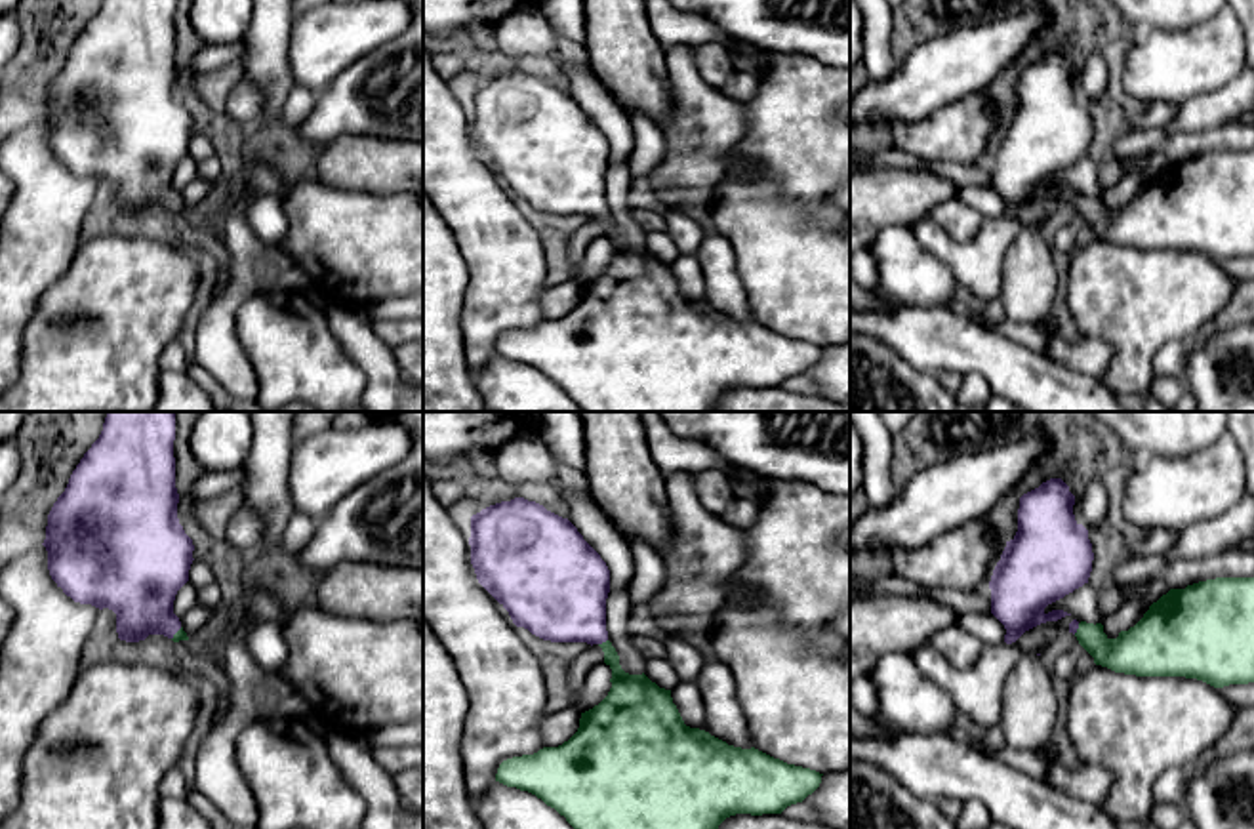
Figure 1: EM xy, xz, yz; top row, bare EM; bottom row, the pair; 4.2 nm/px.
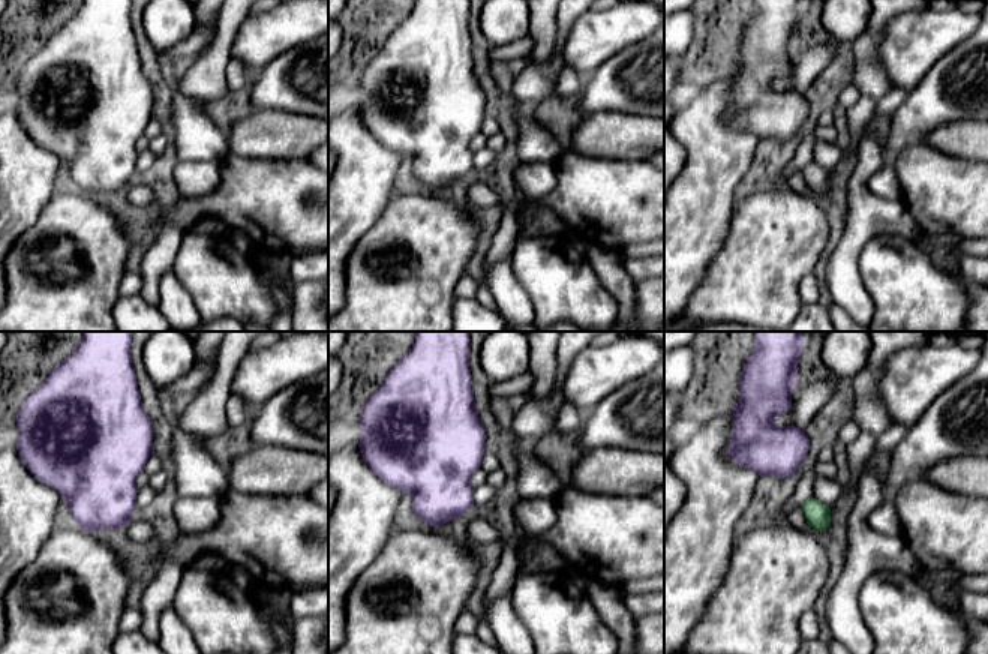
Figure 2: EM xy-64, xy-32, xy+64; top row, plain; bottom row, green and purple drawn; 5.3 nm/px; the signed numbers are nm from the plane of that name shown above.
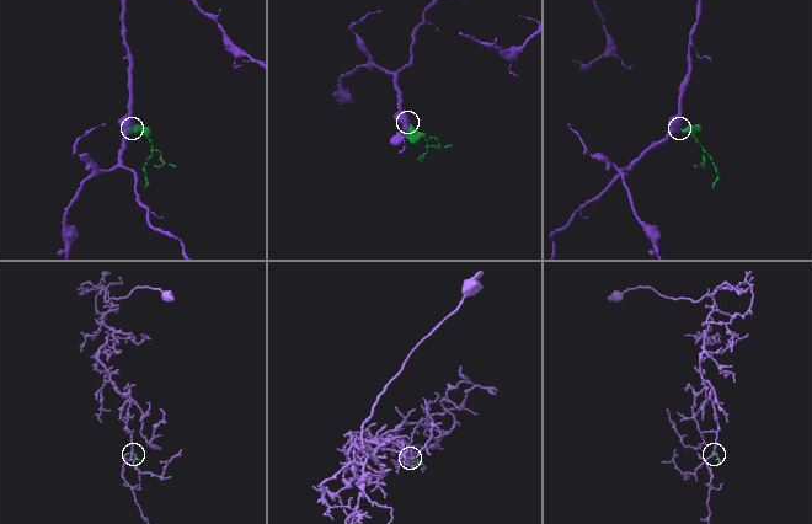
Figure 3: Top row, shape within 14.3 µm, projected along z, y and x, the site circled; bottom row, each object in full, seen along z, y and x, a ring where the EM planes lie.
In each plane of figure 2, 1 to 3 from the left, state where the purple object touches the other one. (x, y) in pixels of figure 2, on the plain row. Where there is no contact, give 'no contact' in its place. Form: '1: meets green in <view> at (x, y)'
1: no contact
2: no contact
3: no contact

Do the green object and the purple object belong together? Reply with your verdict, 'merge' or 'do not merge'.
merge

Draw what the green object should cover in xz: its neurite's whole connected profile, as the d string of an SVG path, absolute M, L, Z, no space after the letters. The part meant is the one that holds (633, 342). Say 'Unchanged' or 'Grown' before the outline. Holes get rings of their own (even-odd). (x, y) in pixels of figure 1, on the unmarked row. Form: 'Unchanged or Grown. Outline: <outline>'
Grown. Outline: M515 71L471 90L471 137L478 156L509 185L516 200L551 215L598 217L612 242L612 261L593 282L581 286L577 305L558 320L507 332L496 354L528 364L555 381L583 412L715 412L718 398L736 387L781 387L787 379L812 368L821 349L816 343L787 337L755 320L741 322L684 297L671 263L659 261L644 246L629 248L606 204L606 172L610 143L600 128L568 93L536 74Z

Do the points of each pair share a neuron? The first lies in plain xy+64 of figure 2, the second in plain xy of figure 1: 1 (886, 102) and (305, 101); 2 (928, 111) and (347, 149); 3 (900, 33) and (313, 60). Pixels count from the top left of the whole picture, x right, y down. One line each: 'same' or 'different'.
1: same
2: different
3: same

